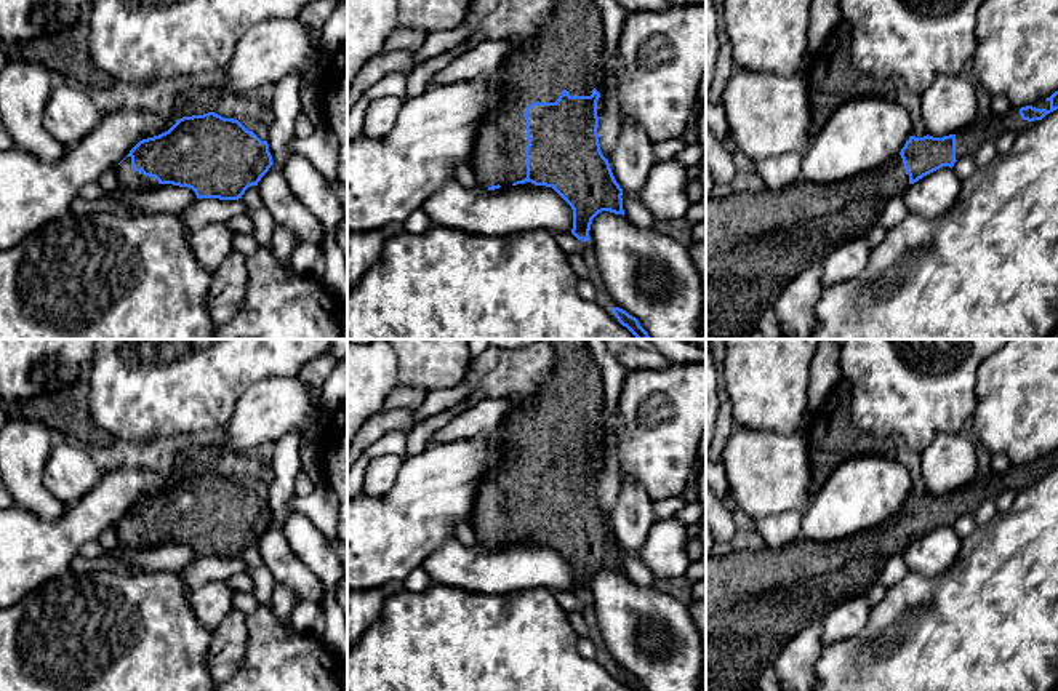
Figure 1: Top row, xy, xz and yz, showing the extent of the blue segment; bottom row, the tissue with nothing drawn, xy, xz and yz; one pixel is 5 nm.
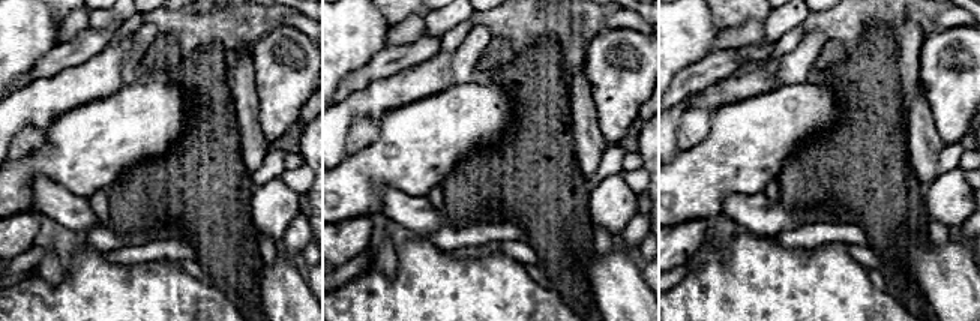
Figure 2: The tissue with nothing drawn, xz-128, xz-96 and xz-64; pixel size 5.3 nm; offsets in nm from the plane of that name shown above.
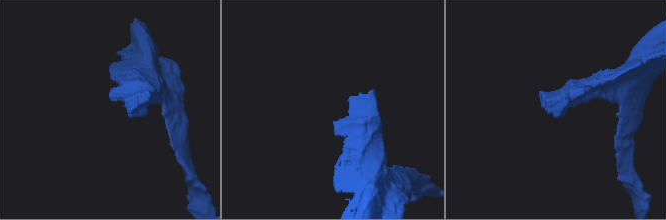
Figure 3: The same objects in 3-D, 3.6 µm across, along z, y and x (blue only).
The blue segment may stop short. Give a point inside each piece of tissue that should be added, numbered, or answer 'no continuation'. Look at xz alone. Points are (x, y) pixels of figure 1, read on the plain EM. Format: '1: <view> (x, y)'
1: xz (565, 413)

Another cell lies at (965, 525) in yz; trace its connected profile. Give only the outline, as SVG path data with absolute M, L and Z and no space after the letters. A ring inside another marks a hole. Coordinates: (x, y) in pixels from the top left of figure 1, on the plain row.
M965 513L954 521L952 528L960 539L965 539L978 528L978 525L973 513Z

